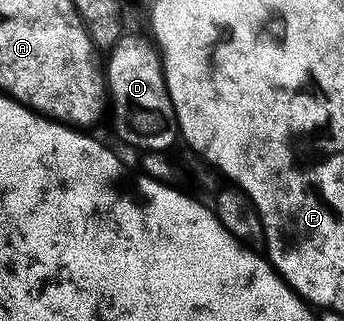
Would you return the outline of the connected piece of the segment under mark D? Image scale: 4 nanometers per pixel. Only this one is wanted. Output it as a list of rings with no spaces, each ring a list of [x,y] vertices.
[[[127,32],[109,50],[104,61],[108,99],[112,104],[112,113],[118,122],[114,129],[118,137],[127,146],[139,151],[170,151],[174,140],[179,140],[178,120],[168,95],[166,76],[162,70],[162,55],[158,46],[149,36],[137,37]]]

